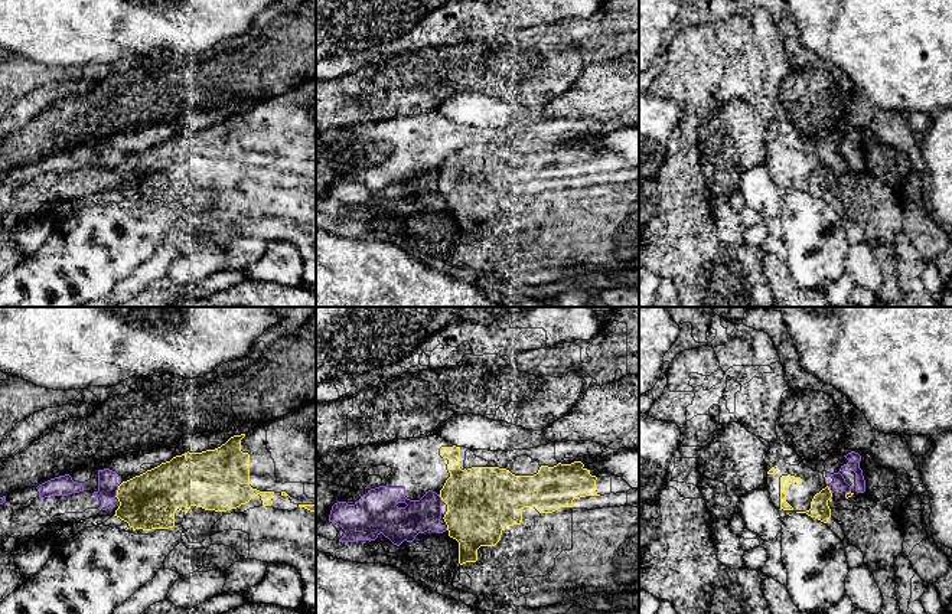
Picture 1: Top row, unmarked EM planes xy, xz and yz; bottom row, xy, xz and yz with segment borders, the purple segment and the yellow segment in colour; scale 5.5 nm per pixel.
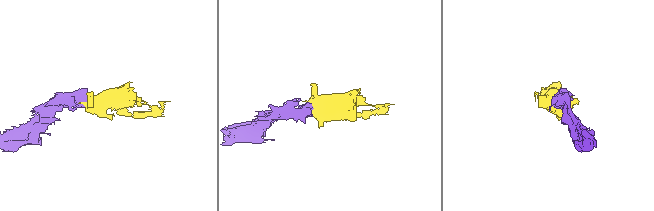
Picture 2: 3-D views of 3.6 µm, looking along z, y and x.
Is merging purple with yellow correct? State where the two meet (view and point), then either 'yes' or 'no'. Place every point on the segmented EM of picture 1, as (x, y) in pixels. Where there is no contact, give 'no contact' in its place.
xy (116, 492) | yes

